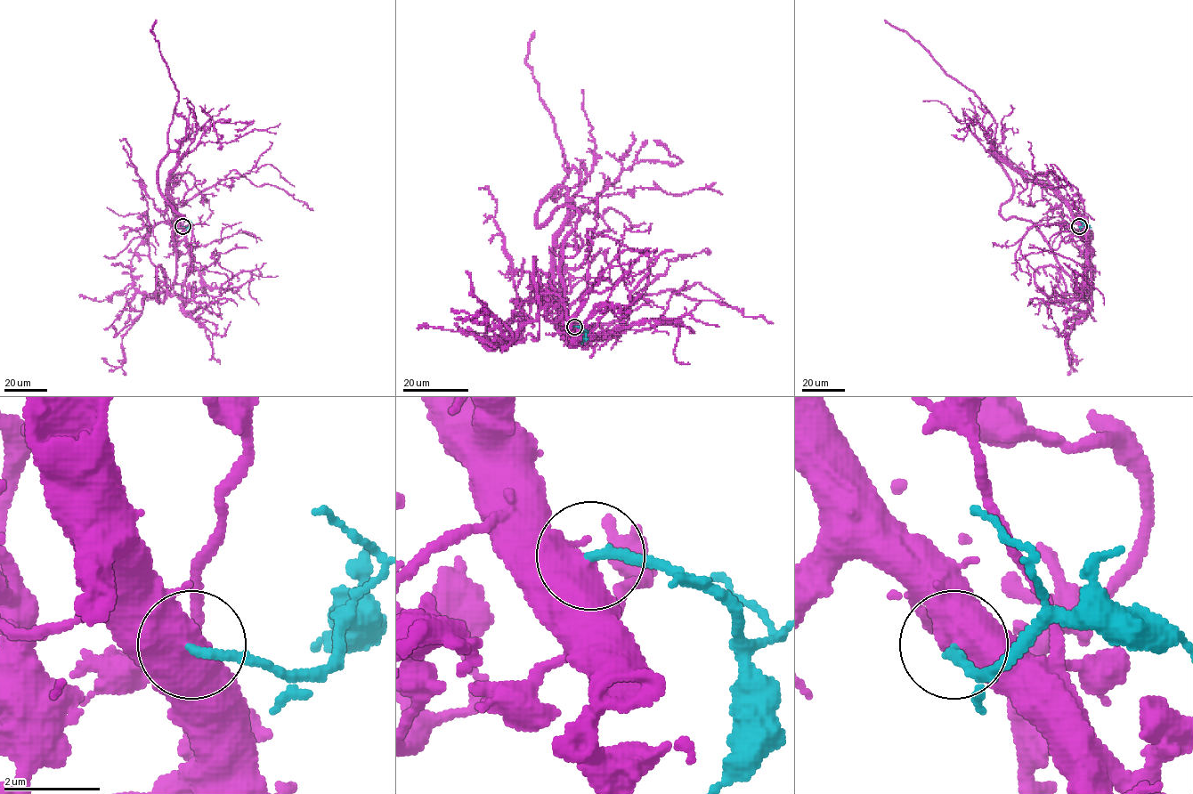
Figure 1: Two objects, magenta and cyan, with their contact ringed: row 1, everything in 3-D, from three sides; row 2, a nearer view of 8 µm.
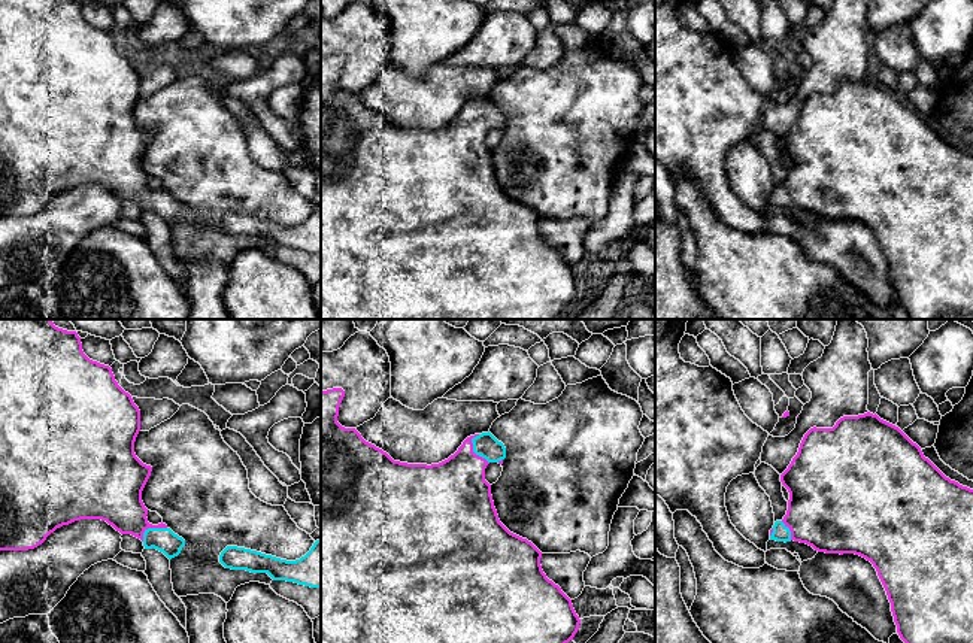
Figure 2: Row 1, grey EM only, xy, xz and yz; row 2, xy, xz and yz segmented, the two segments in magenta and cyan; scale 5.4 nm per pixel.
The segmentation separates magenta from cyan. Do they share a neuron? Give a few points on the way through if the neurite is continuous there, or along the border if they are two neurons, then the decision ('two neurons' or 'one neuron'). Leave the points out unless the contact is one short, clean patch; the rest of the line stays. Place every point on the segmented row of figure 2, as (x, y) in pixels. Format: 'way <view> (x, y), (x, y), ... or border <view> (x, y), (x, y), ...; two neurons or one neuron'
way xz (454, 493), (472, 458), (472, 451), (485, 445); one neuron

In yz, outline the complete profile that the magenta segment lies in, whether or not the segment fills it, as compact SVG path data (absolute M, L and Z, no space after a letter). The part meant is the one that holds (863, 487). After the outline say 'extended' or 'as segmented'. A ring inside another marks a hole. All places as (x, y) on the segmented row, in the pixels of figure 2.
M870 412L843 416L833 428L813 427L804 434L797 455L780 474L780 482L789 492L788 510L782 521L775 522L770 540L794 540L818 552L855 553L870 561L886 591L897 633L904 643L973 643L973 489L946 477L898 427Z | extended

